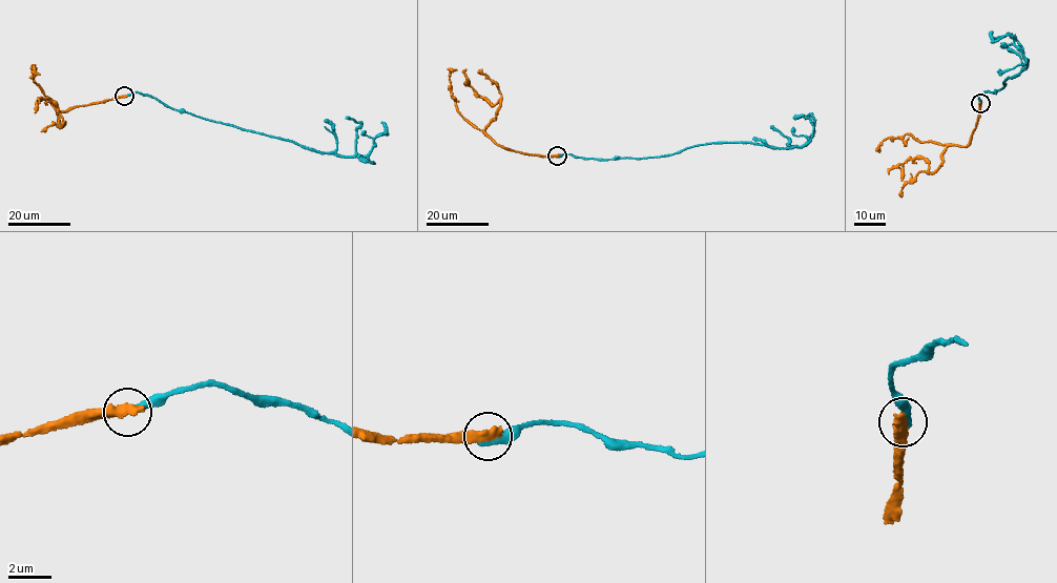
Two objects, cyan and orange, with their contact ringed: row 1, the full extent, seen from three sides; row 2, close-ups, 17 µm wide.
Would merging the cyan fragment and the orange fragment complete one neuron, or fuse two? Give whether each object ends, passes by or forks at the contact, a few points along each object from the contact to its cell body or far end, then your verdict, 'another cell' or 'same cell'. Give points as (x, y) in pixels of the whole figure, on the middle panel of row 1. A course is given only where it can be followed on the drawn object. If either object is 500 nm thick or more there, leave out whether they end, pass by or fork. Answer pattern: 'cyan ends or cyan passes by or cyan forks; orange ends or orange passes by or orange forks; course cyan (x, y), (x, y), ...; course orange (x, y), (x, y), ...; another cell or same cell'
course cyan (557, 157), (657, 158), (712, 142), (801, 147), (814, 131), (812, 117), (805, 119); course orange (557, 155), (524, 153), (498, 145), (484, 130), (496, 117), (500, 101), (493, 104), (473, 90), (465, 68); another cell

